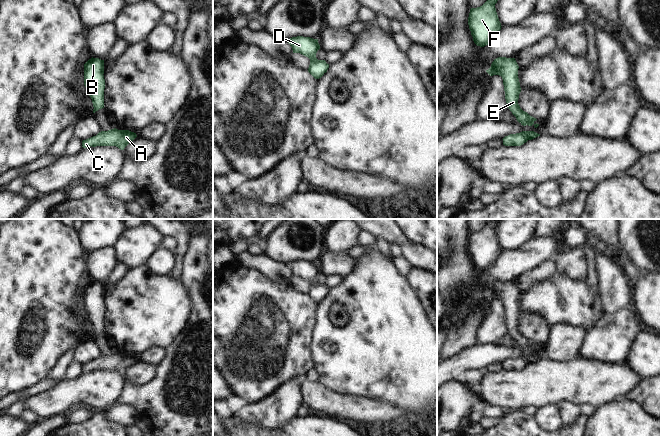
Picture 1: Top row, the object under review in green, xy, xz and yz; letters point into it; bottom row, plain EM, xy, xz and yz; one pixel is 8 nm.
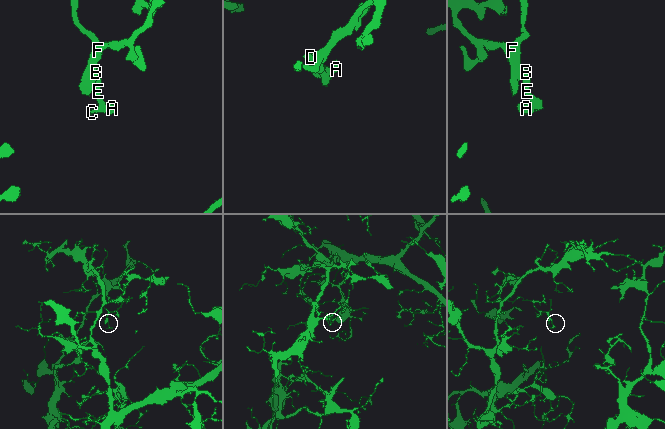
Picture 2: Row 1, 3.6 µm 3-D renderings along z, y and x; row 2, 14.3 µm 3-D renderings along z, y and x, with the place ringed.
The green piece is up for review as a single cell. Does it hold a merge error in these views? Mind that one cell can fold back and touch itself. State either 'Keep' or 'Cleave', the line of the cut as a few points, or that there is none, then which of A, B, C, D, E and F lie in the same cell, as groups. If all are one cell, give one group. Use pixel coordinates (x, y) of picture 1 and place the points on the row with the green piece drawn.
Keep. No split. Groups: A B C D E F

